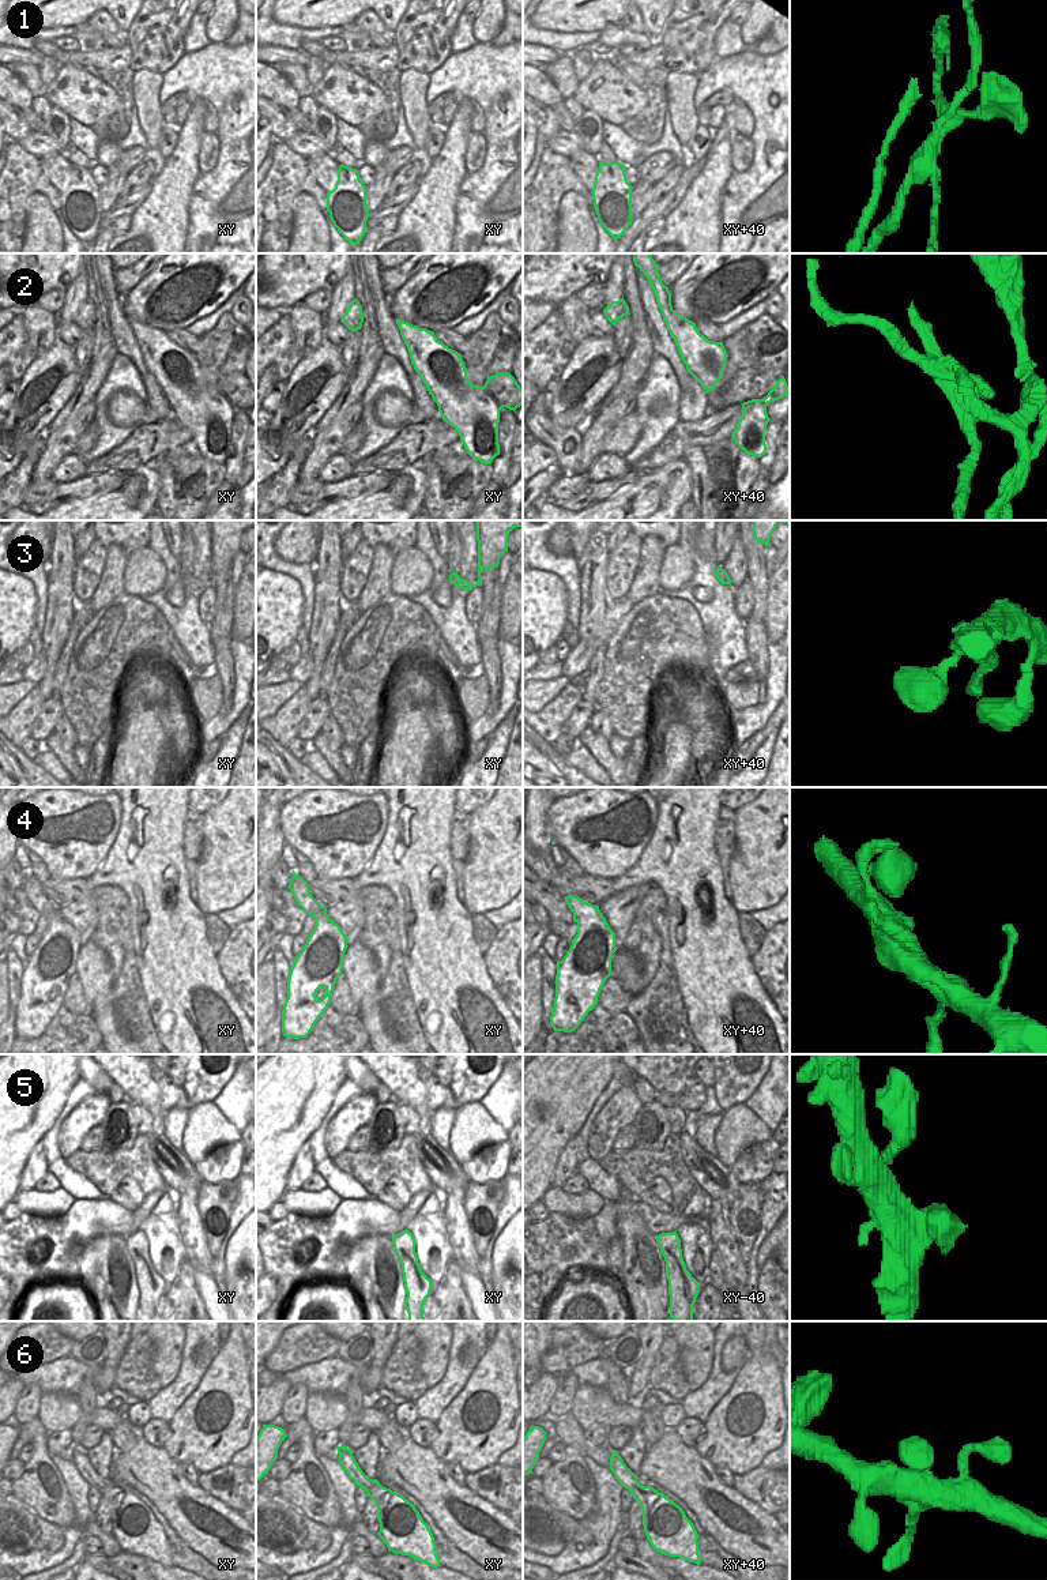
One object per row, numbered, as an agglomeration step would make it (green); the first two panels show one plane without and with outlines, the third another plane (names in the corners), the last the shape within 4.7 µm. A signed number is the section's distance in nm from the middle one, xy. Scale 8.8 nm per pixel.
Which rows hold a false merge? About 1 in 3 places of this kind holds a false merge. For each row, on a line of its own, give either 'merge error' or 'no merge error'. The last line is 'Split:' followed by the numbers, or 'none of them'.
1: merge error
2: merge error
3: no merge error
4: no merge error
5: no merge error
6: no merge error
Split: 1, 2

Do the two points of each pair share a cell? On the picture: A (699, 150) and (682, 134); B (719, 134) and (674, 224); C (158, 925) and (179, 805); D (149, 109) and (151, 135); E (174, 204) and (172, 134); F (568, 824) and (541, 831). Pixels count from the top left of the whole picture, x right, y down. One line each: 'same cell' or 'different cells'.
A: different cells
B: same cell
C: same cell
D: same cell
E: different cells
F: different cells

